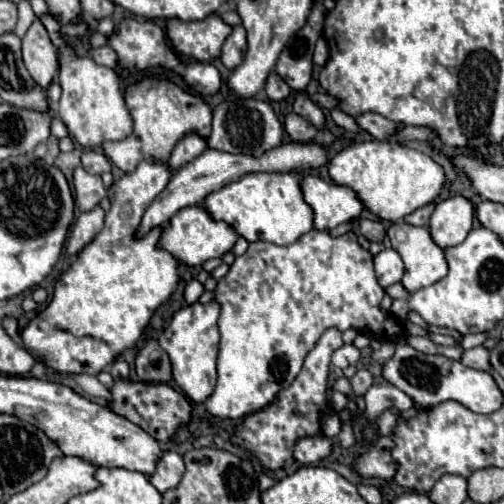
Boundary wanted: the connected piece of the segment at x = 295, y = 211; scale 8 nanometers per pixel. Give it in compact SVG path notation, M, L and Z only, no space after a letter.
M250 173L242 179L214 191L202 203L214 221L224 221L248 243L270 241L276 245L294 243L312 229L312 209L300 191L298 173Z

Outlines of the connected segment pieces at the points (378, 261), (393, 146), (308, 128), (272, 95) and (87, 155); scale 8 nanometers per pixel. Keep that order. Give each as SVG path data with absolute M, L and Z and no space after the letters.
M382 249L374 257L374 271L376 271L380 287L386 289L386 287L390 287L402 279L404 263L394 249Z
M364 141L344 147L330 163L330 177L334 183L354 187L358 199L378 219L398 221L418 207L434 201L444 185L444 171L428 155L402 145L398 141Z
M288 113L288 115L286 115L286 119L284 119L284 129L286 129L286 133L292 137L292 141L298 141L298 143L308 143L308 141L312 141L312 139L316 137L316 133L318 133L318 129L316 129L310 121L302 119L302 117L296 115L296 113Z
M274 71L268 75L264 91L266 91L266 95L268 95L270 101L282 101L282 99L286 99L290 95L288 83L278 73L274 73Z
M84 151L82 153L82 167L88 173L96 173L102 175L106 171L110 171L110 161L102 151Z

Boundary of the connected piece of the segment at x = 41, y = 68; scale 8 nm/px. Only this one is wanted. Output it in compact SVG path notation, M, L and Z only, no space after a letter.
M40 19L30 25L26 37L22 39L22 57L34 81L42 87L48 87L58 73L58 59L48 31Z

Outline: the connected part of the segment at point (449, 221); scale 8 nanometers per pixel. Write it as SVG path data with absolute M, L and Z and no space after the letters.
M452 195L440 201L430 217L430 233L432 239L442 247L458 245L466 239L474 223L474 205L462 197Z

